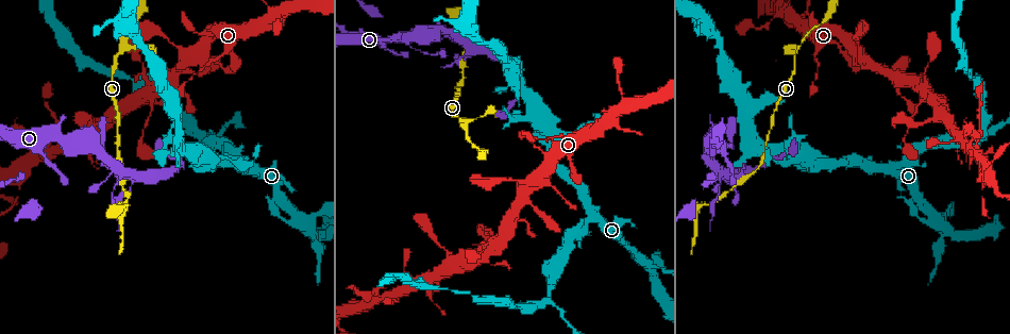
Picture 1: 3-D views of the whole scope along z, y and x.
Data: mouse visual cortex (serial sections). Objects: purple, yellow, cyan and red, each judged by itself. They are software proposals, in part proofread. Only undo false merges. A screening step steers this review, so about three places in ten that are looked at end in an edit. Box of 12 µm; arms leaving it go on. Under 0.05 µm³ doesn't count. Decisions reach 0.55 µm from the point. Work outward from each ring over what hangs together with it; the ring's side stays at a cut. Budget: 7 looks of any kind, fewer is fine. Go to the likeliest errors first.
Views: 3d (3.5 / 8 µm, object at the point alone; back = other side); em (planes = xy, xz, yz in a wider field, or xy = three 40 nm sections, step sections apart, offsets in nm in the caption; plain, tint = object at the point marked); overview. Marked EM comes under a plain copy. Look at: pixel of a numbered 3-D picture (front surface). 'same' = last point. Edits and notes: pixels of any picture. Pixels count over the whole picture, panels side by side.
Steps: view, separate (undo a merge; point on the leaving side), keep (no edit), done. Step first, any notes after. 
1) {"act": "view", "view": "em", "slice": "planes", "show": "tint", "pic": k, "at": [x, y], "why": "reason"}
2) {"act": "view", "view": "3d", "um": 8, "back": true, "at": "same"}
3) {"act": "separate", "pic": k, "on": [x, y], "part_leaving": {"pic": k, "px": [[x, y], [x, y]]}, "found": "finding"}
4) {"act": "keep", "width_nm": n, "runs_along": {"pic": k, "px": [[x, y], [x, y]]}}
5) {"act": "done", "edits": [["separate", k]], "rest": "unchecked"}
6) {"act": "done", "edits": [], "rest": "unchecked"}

{"act": "view", "view": "3d", "um": 3.5, "pic": 1, "at": [795, 52], "why": "arms part here"}

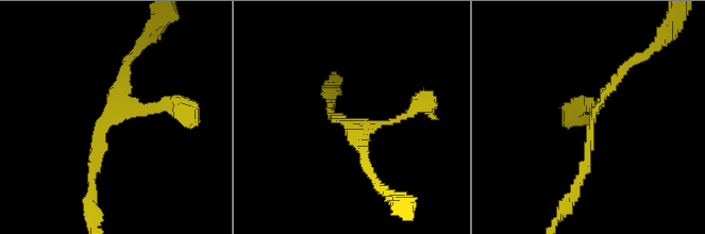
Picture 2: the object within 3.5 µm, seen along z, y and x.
{"act": "view", "view": "em", "slice": "xy", "step": 3, "show": "tint", "pic": 2, "at": [592, 119], "why": "need the tissue"}

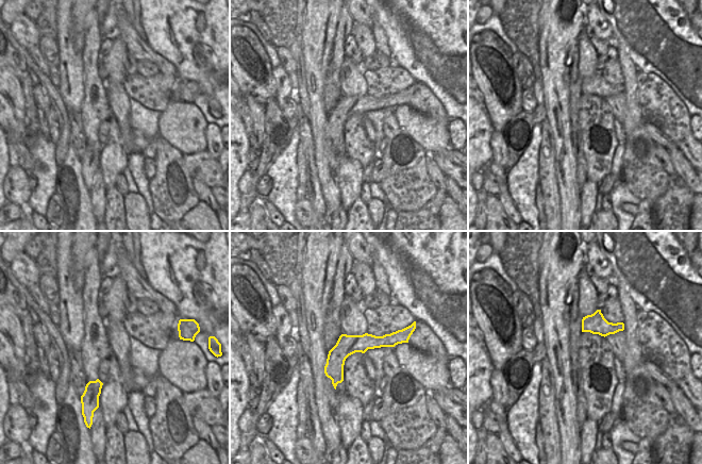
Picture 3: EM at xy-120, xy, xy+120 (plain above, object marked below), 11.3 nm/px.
{"act": "keep", "runs_along": {"pic": 3, "px": [[394, 340], [354, 343], [327, 370]]}, "found": "all the same cell"}

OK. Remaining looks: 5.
{"act": "view", "view": "3d", "um": 3.5, "pic": 1, "at": [406, 39], "why": "narrows sharply"}

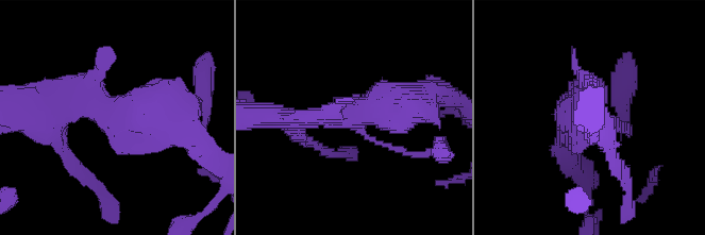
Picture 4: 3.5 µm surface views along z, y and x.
{"act": "view", "view": "em", "slice": "xy", "step": 1, "show": "tint", "pic": 4, "at": [355, 117], "why": "need the tissue"}

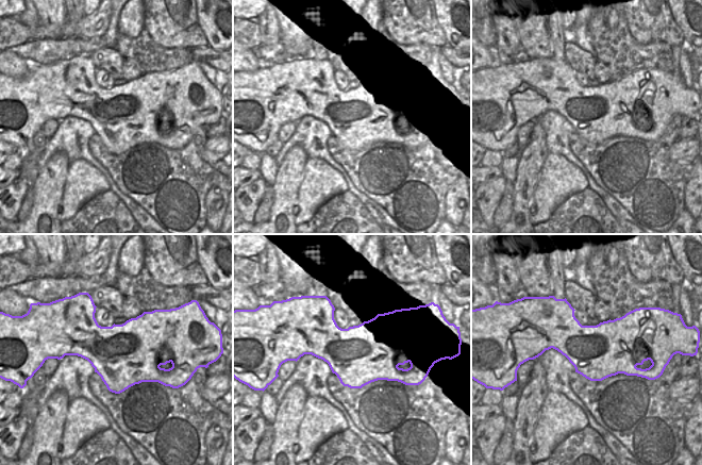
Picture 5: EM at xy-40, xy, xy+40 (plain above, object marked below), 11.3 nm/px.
{"act": "keep", "found": "continuous, no second cell"}

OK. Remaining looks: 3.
{"act": "view", "view": "3d", "um": 3.5, "pic": 1, "at": [545, 299]}

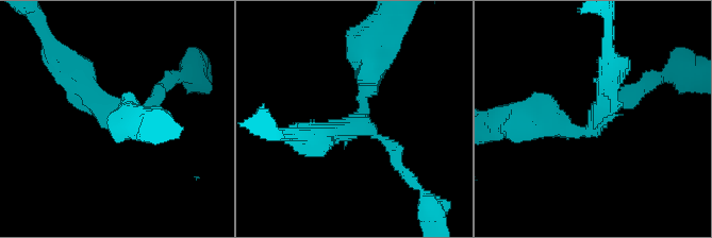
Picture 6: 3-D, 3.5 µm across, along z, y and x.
{"act": "view", "view": "em", "slice": "xy", "step": 5, "show": "tint", "pic": 6, "at": [359, 121], "arms": 3, "arm_widths_nm": [200, 300, 450], "why": "shape alone is not enough"}

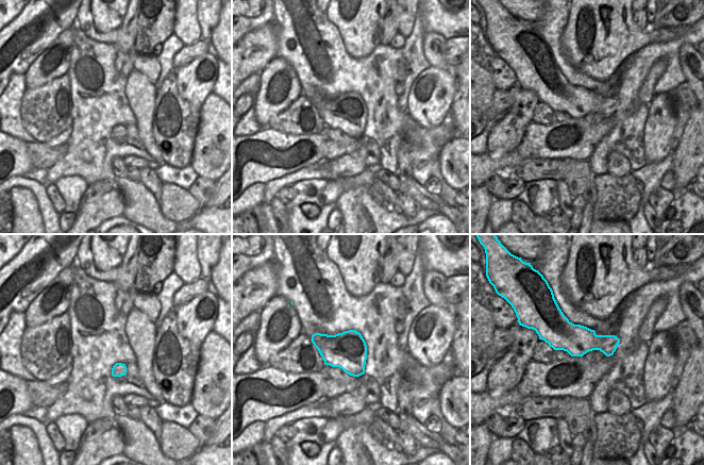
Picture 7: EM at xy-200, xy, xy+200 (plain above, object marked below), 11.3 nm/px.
{"act": "keep", "runs_along": {"pic": 6, "px": [[368, 58], [359, 120], [310, 137]]}, "found": "all the same cell"}

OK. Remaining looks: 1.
{"act": "done", "edits": [], "rest": "unchecked"}

